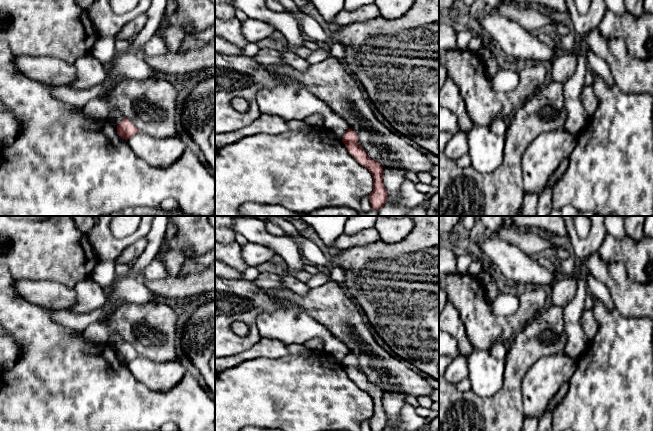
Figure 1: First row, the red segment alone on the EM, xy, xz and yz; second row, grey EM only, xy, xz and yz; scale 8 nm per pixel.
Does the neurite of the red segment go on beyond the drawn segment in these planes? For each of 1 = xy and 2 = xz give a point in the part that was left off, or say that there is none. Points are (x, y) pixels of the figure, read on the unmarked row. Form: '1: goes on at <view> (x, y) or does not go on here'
1: does not go on here
2: does not go on here

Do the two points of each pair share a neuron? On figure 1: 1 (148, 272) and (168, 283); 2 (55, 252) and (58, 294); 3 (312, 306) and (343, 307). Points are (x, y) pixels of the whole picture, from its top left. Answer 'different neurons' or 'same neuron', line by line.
1: different neurons
2: different neurons
3: same neuron

